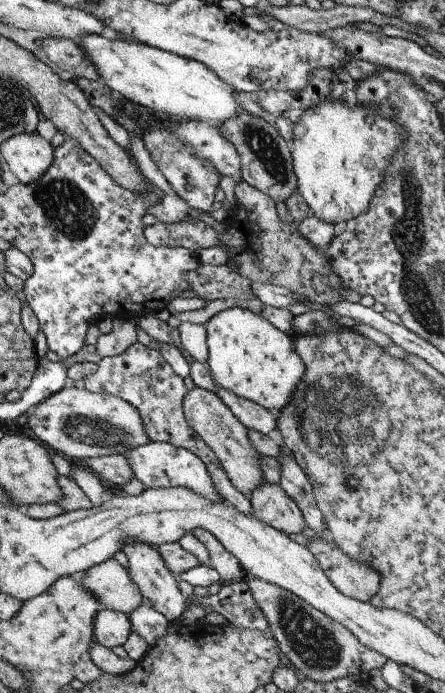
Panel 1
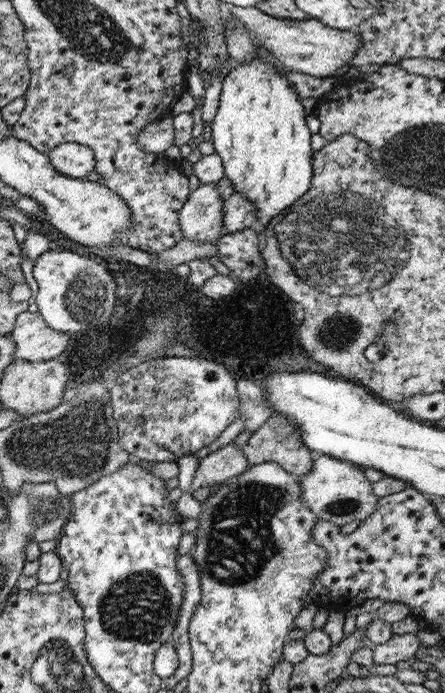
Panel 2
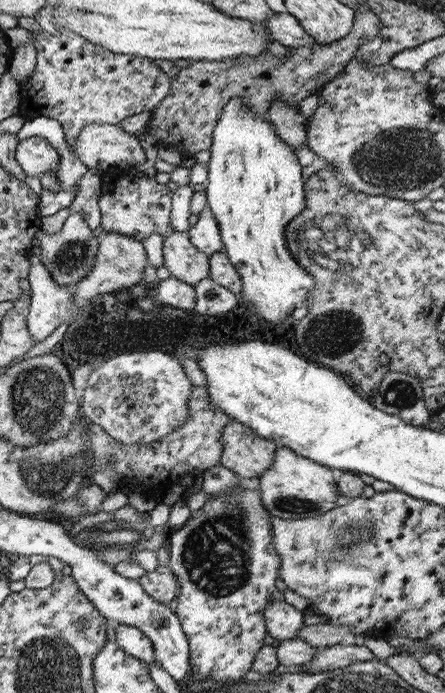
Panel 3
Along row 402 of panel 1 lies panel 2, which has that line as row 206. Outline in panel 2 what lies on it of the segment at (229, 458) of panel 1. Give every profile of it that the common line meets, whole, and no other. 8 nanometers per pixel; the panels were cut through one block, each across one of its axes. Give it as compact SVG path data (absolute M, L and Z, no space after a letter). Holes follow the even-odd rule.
M199 183L179 212L182 238L215 243L222 234L223 200L215 183Z

